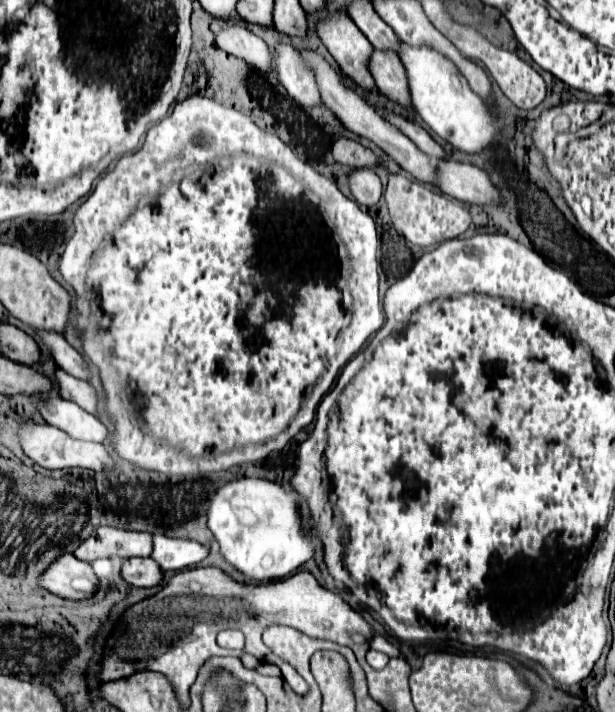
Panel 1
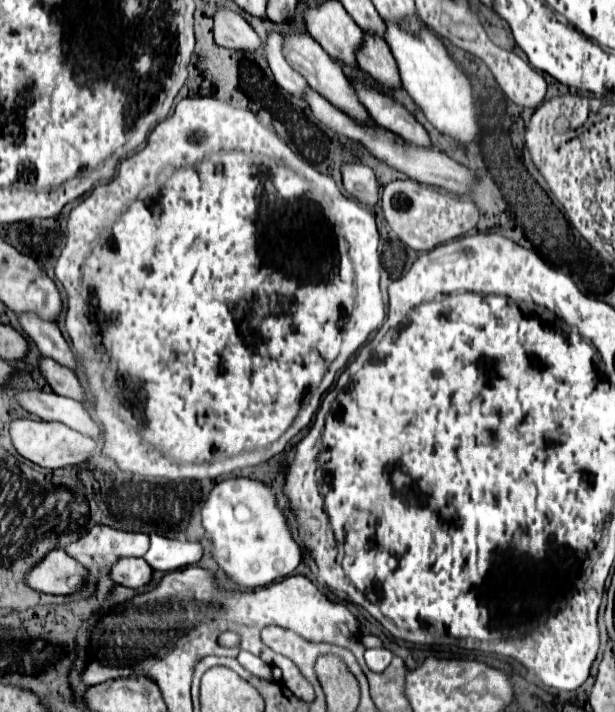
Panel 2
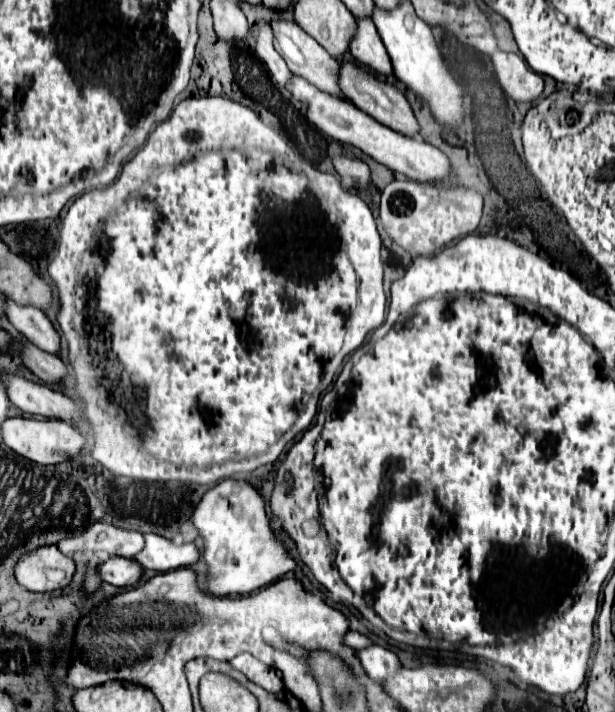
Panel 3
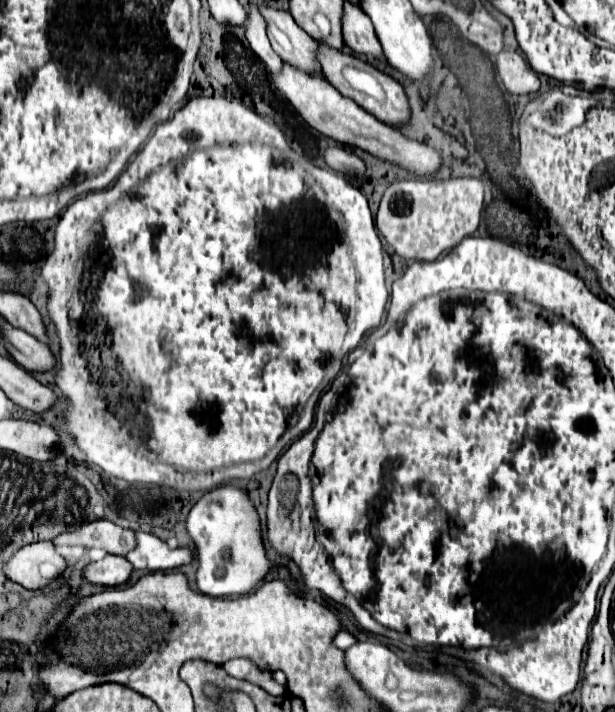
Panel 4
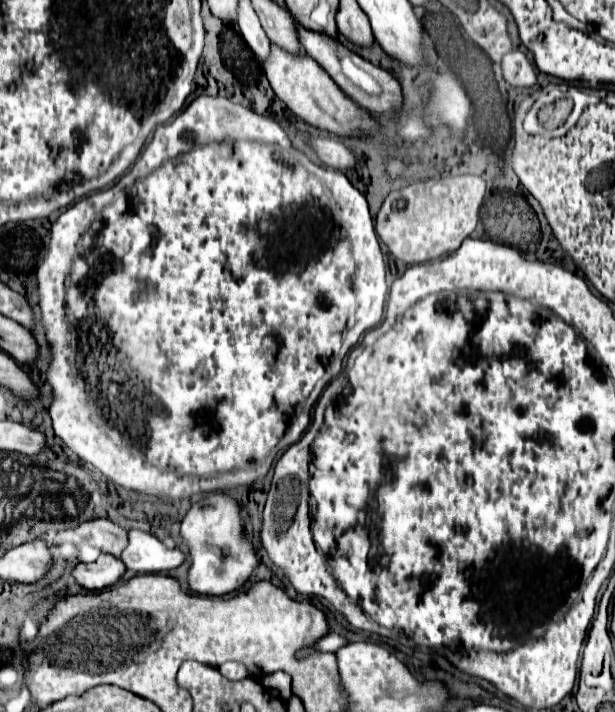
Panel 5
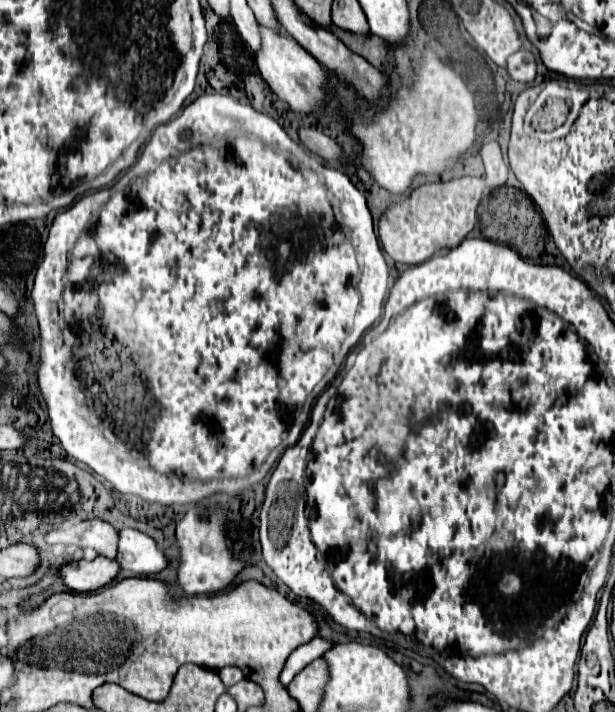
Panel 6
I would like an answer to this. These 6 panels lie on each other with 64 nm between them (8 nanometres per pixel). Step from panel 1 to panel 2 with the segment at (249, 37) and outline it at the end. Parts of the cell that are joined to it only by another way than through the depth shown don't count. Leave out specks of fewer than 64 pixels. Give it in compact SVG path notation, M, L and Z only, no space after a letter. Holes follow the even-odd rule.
M224 6L218 10L214 18L214 40L218 46L244 54L256 54L262 48L262 40L258 38L258 34L232 6Z

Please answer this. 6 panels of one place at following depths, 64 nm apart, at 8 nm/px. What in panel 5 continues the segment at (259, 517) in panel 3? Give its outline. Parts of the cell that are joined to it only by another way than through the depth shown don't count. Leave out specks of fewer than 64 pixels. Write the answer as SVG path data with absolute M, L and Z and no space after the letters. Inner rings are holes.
M224 492L206 494L204 500L192 504L184 522L182 538L186 540L192 556L190 566L190 588L206 596L224 596L232 594L246 586L254 570L260 566L260 558L252 542L244 534L244 520L240 514L240 504L236 498Z

